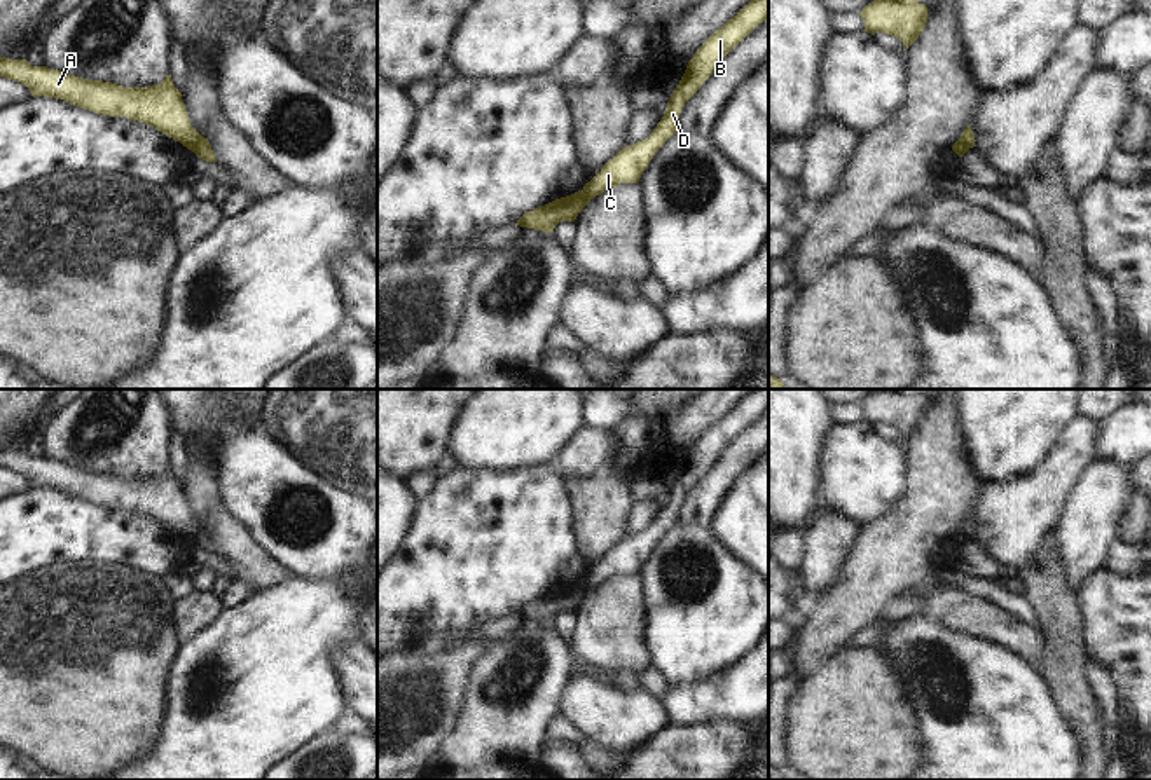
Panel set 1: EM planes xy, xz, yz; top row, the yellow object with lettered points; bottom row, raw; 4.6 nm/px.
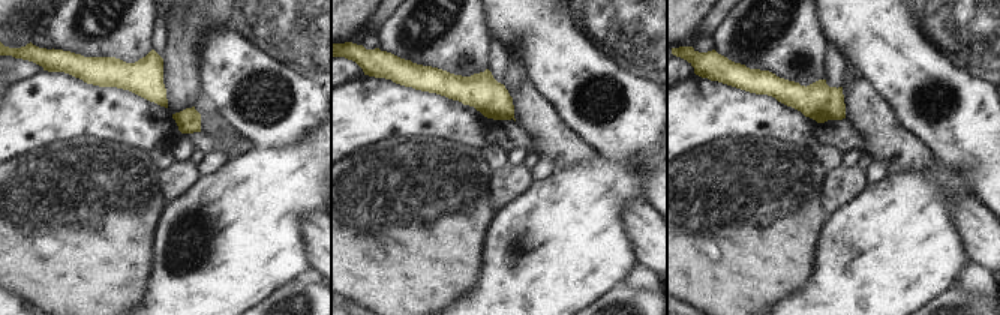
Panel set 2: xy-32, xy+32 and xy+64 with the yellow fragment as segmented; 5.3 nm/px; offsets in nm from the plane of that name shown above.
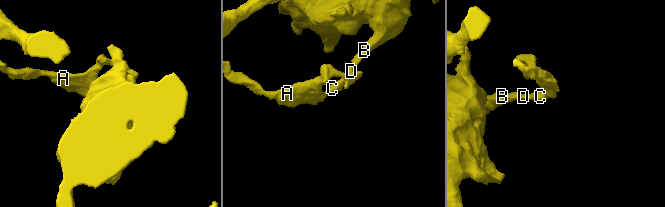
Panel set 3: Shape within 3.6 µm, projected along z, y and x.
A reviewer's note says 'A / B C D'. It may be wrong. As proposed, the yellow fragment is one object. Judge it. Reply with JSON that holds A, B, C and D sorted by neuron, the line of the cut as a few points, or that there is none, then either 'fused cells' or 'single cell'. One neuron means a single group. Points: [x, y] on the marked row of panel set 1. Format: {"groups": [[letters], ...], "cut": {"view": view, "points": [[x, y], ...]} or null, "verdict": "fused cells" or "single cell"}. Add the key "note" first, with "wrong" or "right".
{"note": "right", "groups": [["A"], ["B", "C", "D"]], "cut": {"view": "xy", "points": [[203, 136], [191, 149]]}, "verdict": "fused cells"}

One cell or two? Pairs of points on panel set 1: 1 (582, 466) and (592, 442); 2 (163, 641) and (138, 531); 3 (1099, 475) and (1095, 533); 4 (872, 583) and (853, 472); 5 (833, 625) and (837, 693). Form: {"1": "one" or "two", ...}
{"1": "one", "2": "two", "3": "one", "4": "two", "5": "two"}

